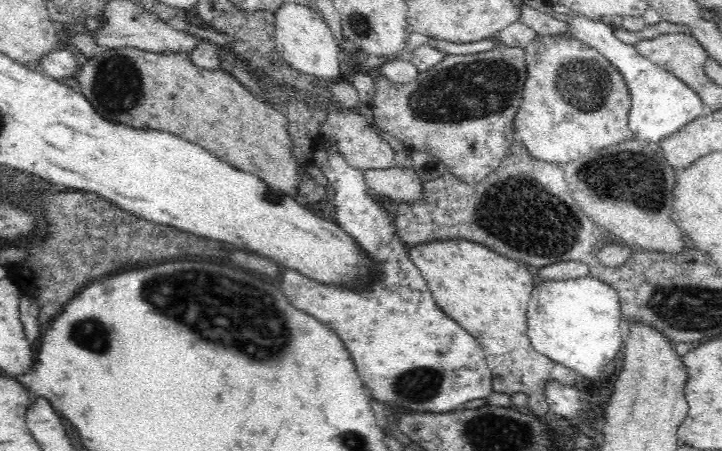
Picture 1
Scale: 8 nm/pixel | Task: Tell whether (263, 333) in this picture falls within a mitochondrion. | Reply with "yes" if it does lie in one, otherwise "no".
yes

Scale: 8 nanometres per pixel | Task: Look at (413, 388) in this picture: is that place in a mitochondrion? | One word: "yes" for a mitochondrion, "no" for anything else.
yes

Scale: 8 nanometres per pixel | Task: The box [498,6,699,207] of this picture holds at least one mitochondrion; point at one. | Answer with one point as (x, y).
(583, 85)

